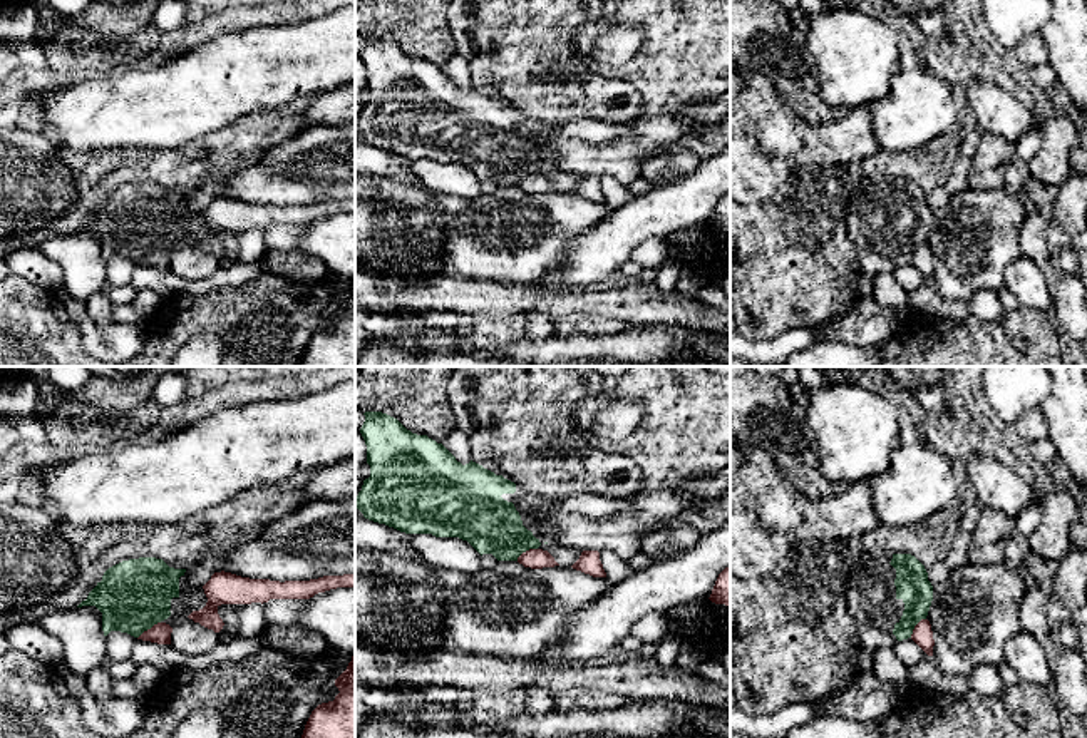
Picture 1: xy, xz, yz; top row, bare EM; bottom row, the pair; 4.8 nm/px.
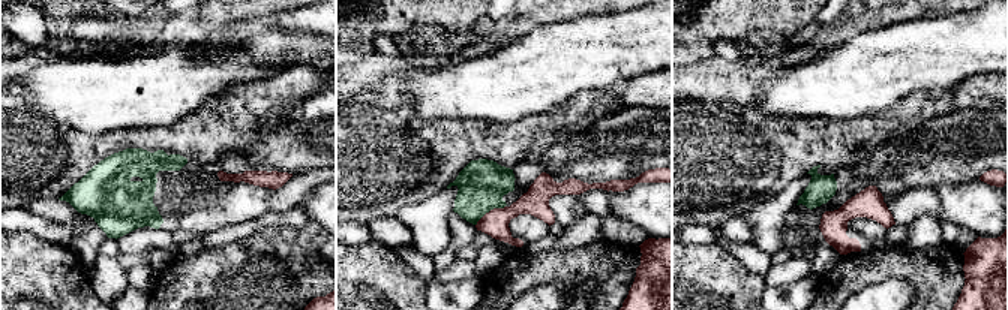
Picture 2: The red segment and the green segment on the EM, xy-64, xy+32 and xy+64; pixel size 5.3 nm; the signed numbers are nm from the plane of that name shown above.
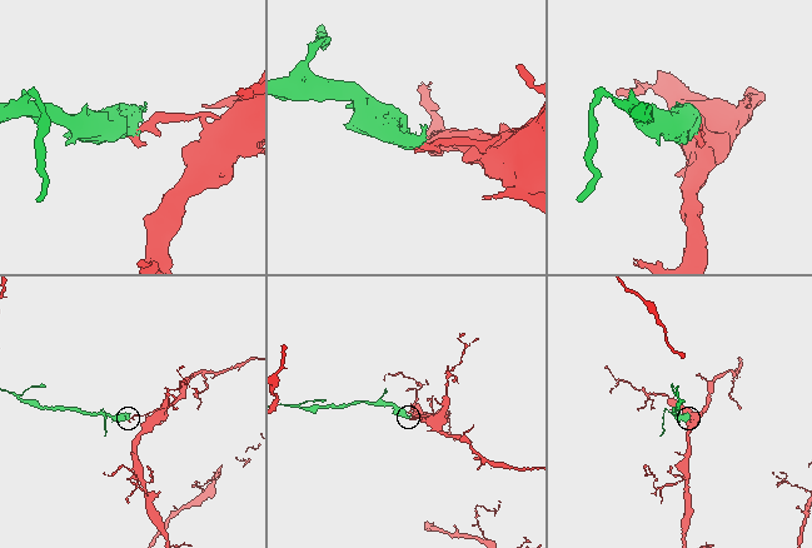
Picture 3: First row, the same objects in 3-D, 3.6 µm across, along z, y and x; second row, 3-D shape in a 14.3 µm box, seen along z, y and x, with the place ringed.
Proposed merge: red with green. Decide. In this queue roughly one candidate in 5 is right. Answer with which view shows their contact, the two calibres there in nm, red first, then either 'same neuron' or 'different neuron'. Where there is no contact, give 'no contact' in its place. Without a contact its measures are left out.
meets red in xy; 100 nm thick on the red side, 340 nm on the other; different neuron

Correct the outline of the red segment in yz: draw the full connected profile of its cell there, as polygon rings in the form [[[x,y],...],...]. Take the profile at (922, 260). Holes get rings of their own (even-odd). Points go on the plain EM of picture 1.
[[[921,244],[911,259],[911,264],[928,279],[933,281],[933,271],[935,271],[935,264],[933,264],[933,256],[931,256],[931,249],[928,244]]]

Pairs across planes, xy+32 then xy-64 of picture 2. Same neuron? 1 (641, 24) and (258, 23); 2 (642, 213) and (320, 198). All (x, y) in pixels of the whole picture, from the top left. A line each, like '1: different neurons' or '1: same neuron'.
1: same neuron
2: same neuron

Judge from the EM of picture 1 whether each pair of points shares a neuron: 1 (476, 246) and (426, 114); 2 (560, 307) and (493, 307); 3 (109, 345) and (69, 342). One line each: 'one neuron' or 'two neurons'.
1: two neurons
2: one neuron
3: two neurons

